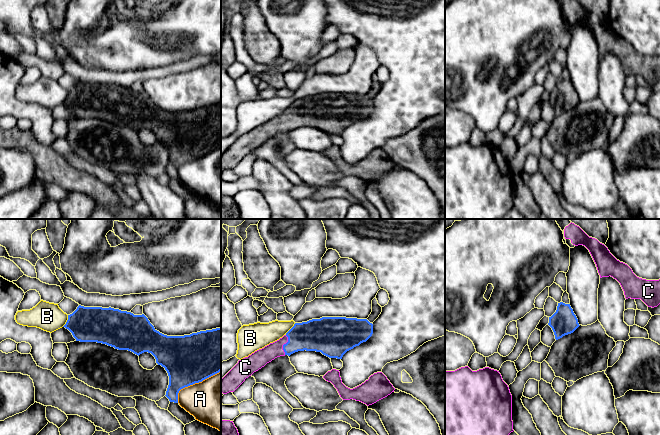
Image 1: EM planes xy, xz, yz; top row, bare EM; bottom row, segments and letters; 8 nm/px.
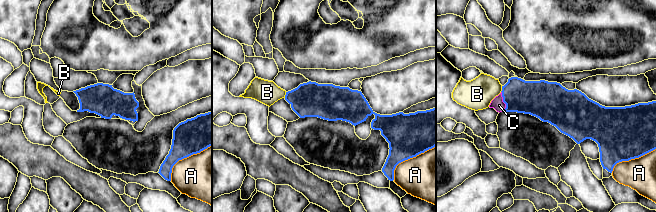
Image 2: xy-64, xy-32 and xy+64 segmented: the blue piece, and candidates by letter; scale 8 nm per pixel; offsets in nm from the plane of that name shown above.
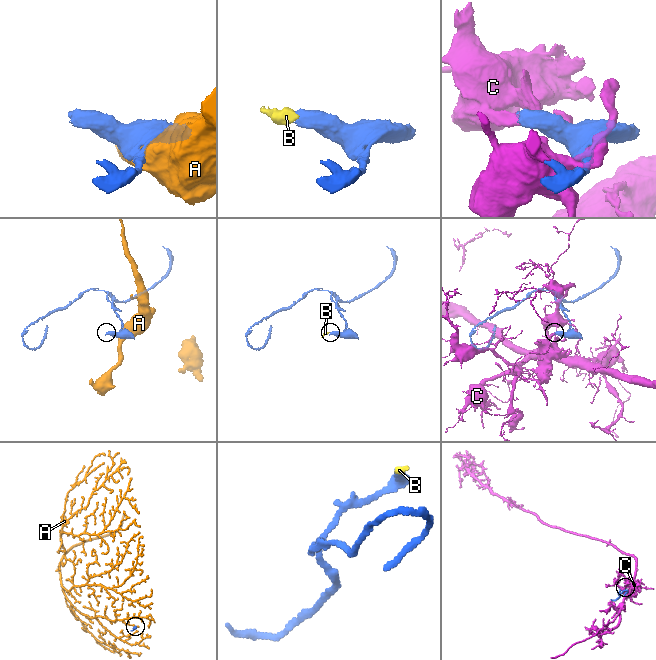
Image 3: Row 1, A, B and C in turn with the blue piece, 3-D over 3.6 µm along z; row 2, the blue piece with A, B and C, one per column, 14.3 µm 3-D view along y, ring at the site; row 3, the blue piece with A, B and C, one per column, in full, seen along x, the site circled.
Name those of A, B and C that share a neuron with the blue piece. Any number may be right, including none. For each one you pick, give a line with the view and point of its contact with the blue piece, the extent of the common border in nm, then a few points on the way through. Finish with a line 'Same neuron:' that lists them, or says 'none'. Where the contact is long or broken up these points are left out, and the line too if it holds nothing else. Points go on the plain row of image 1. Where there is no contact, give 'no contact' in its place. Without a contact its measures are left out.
Same neuron: none

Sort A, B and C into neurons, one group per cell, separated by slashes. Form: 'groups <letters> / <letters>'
groups A / B / C

